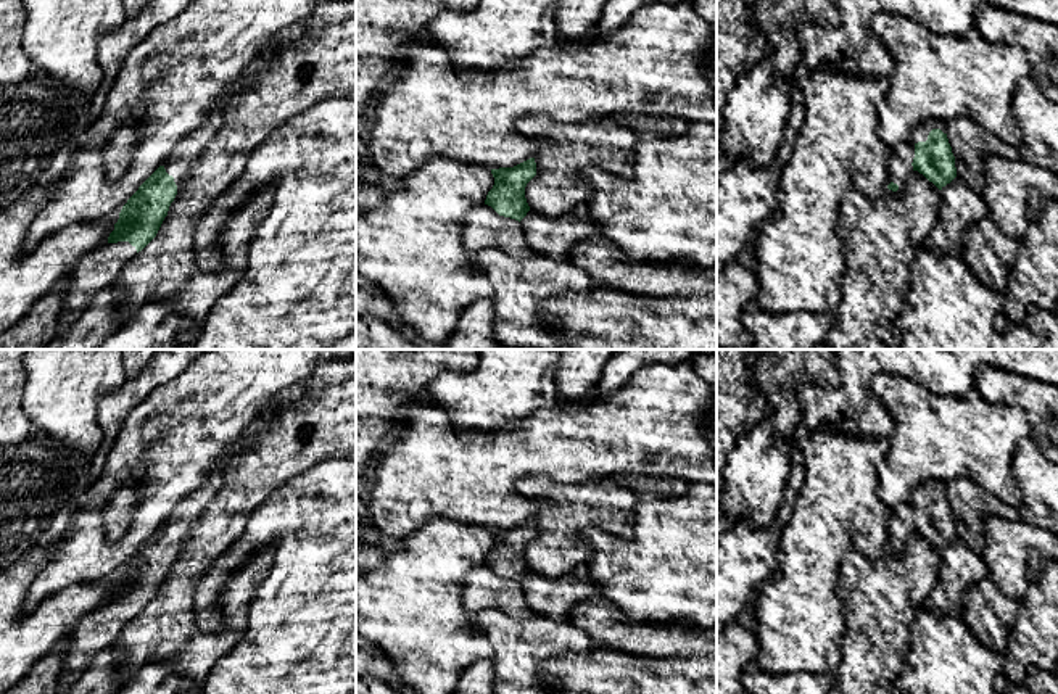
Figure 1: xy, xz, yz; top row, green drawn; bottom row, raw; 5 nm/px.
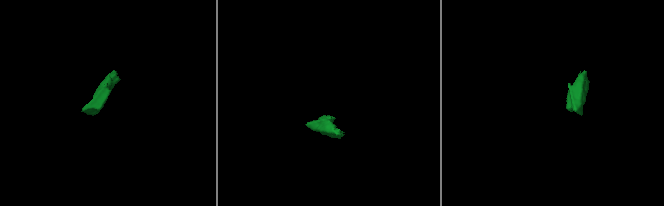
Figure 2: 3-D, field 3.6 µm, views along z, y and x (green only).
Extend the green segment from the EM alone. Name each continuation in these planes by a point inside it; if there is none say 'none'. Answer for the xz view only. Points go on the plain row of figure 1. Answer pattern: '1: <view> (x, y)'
none

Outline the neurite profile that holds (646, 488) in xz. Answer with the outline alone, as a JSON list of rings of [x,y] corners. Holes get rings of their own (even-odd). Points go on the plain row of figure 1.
[[[620,475],[615,481],[622,486],[630,488],[639,504],[654,502],[659,499],[675,499],[686,494],[689,483],[678,478],[652,478],[643,475]]]

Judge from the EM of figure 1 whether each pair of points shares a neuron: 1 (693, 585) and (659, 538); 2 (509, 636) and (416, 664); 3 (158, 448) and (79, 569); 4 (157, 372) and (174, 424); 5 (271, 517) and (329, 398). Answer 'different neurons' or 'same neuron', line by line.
1: same neuron
2: different neurons
3: same neuron
4: different neurons
5: different neurons

